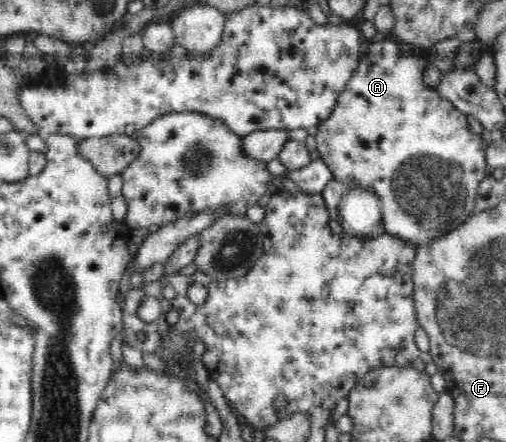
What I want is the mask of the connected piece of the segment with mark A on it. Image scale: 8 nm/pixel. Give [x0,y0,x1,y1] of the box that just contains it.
[315,36,490,245]

